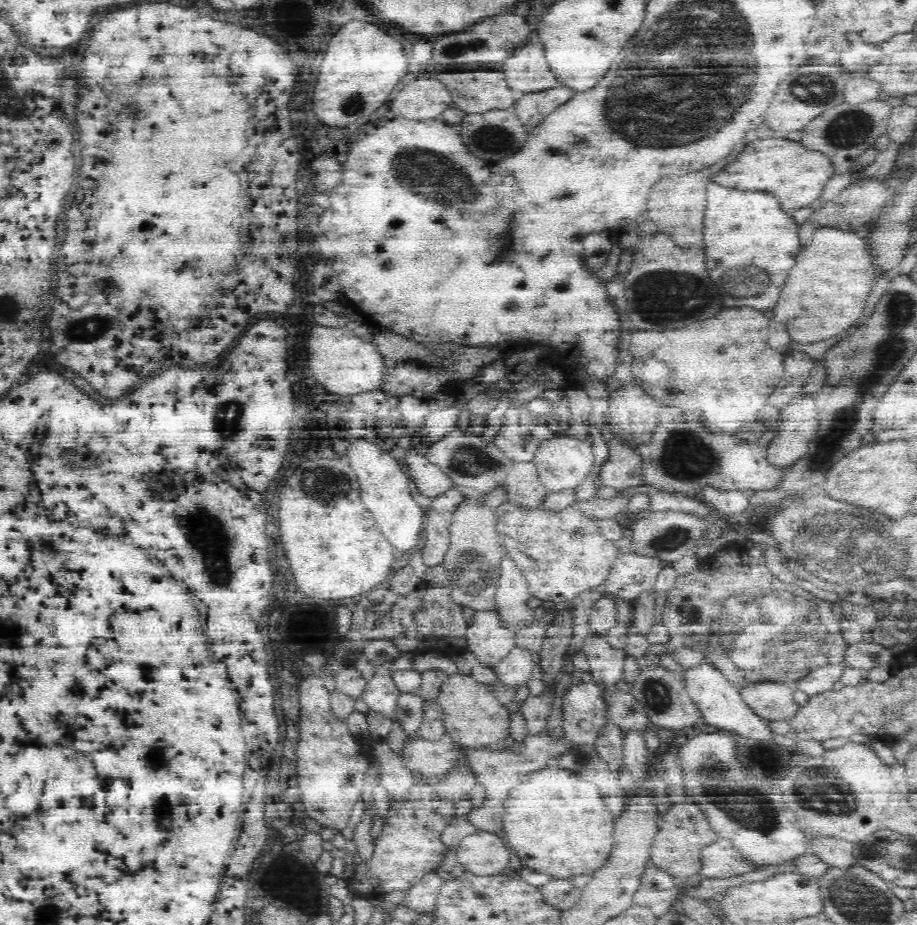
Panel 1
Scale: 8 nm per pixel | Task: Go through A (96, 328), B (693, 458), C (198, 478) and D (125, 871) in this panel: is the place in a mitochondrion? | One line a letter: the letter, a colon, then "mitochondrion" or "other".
A: mitochondrion
B: mitochondrion
C: other
D: other

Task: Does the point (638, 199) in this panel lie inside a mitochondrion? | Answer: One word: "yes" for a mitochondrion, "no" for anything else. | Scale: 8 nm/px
no

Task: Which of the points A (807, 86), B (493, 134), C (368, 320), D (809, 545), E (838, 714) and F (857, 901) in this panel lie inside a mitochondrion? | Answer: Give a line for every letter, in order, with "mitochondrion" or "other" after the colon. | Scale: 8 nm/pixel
A: mitochondrion
B: mitochondrion
C: other
D: mitochondrion
E: other
F: mitochondrion

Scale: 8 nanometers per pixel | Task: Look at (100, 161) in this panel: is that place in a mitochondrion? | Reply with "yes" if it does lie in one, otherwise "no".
no

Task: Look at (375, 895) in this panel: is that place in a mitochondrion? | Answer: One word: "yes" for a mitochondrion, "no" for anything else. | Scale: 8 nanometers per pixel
no

